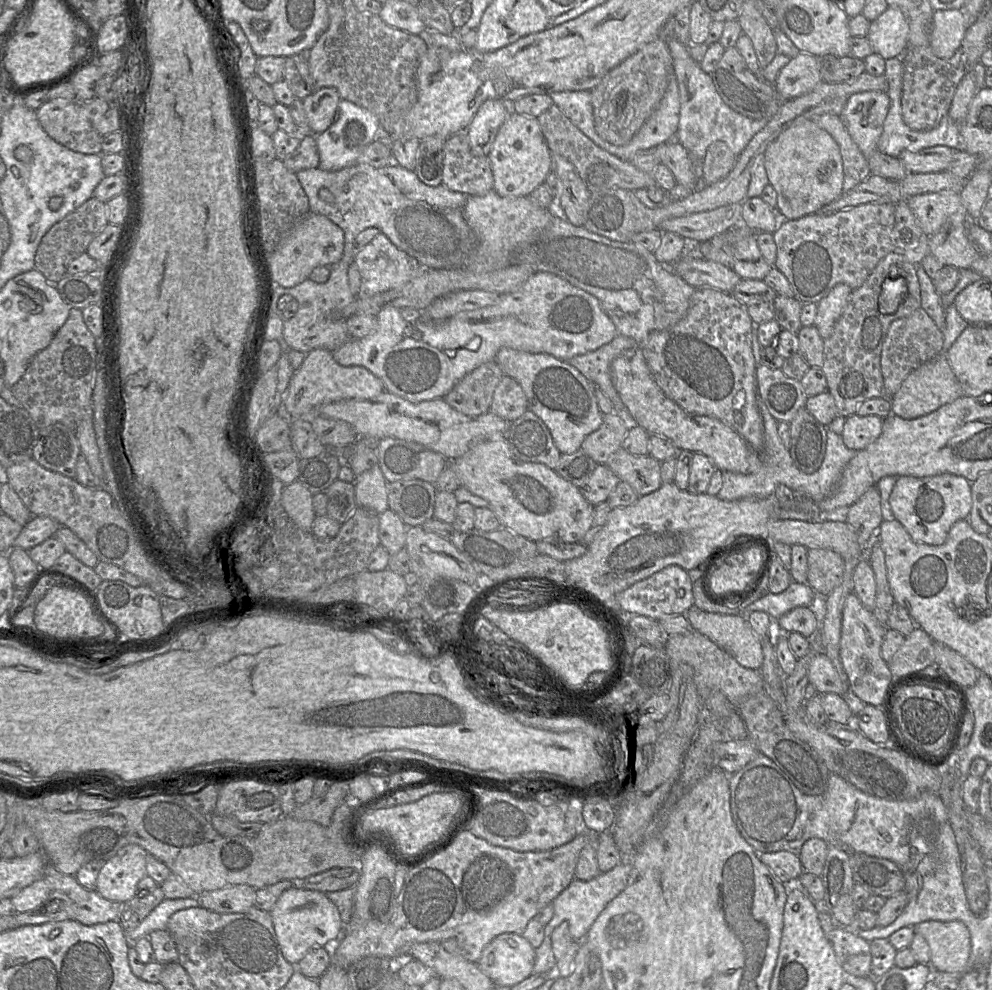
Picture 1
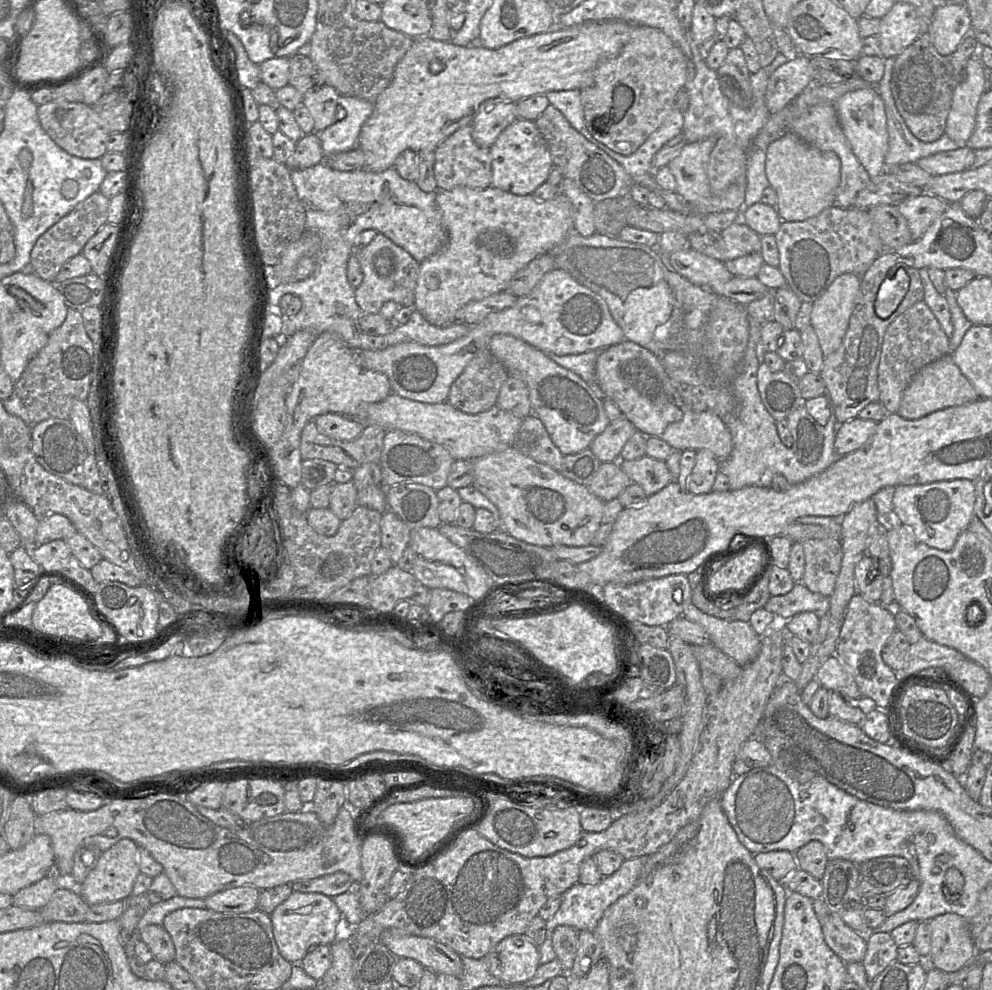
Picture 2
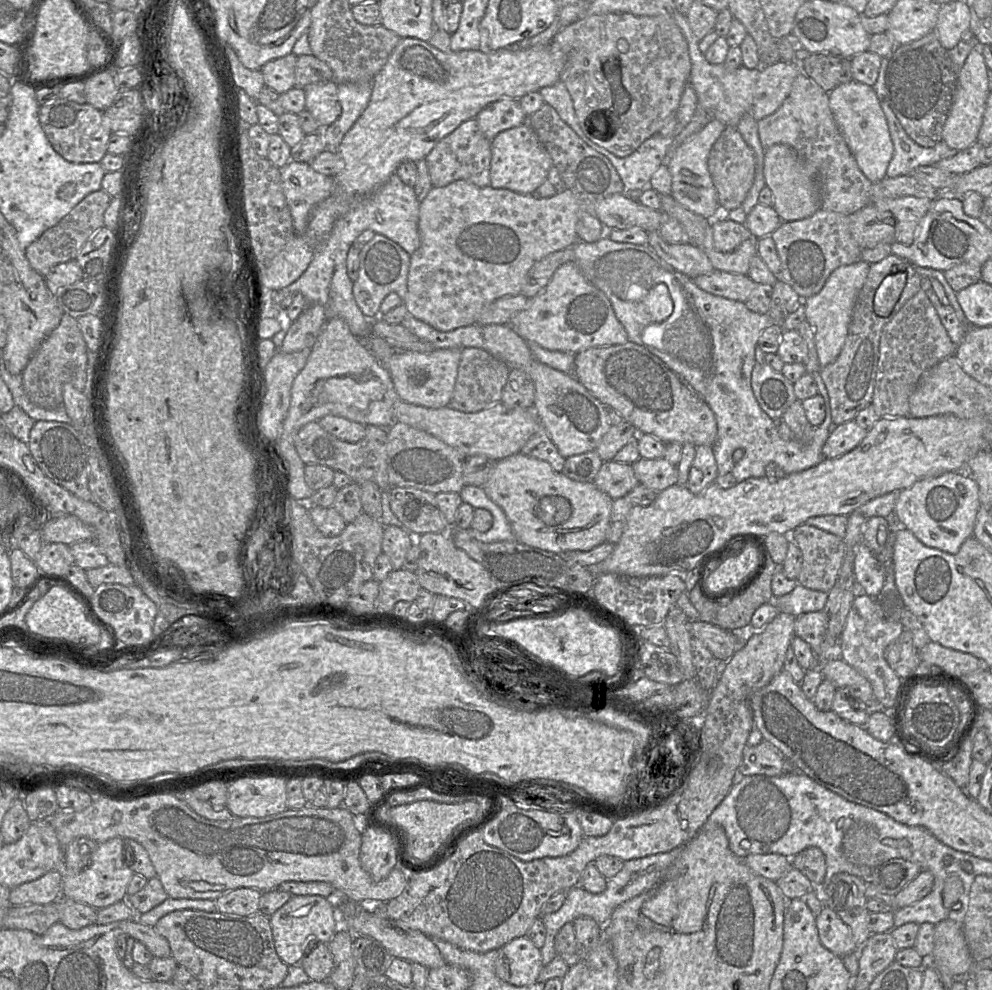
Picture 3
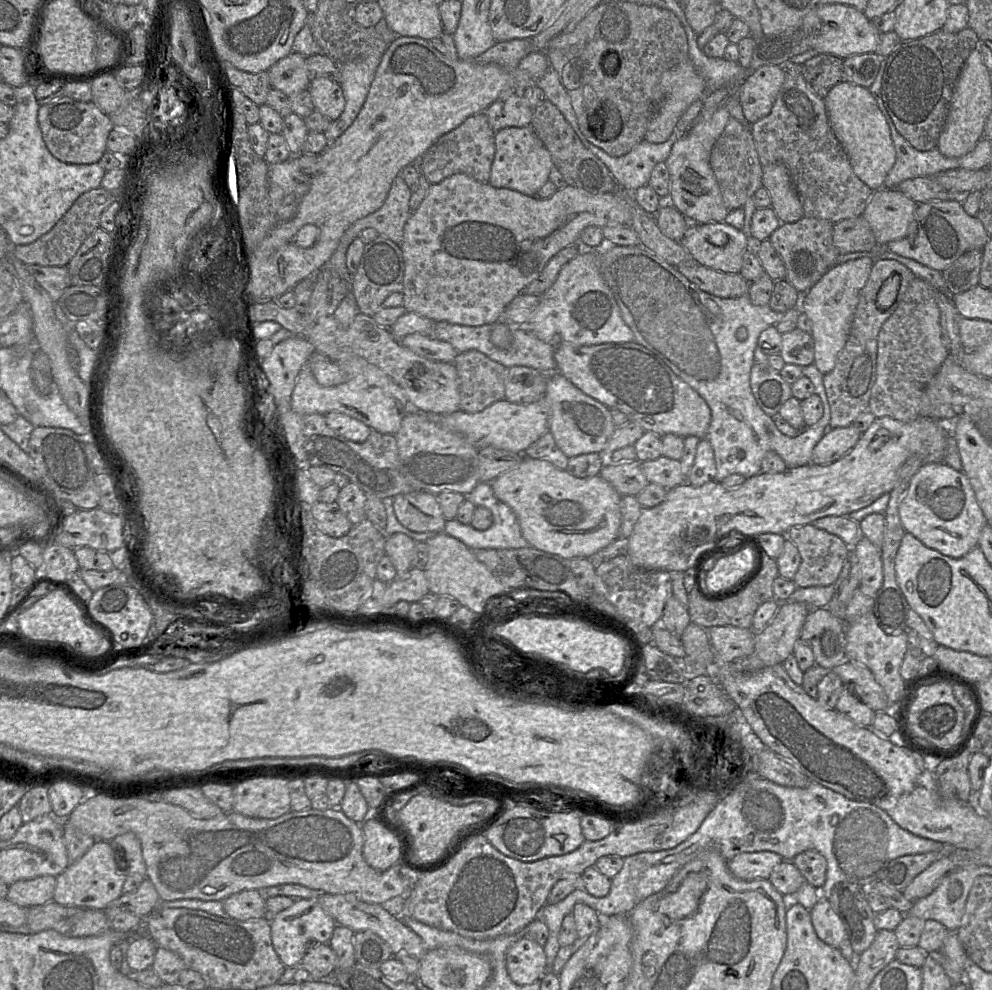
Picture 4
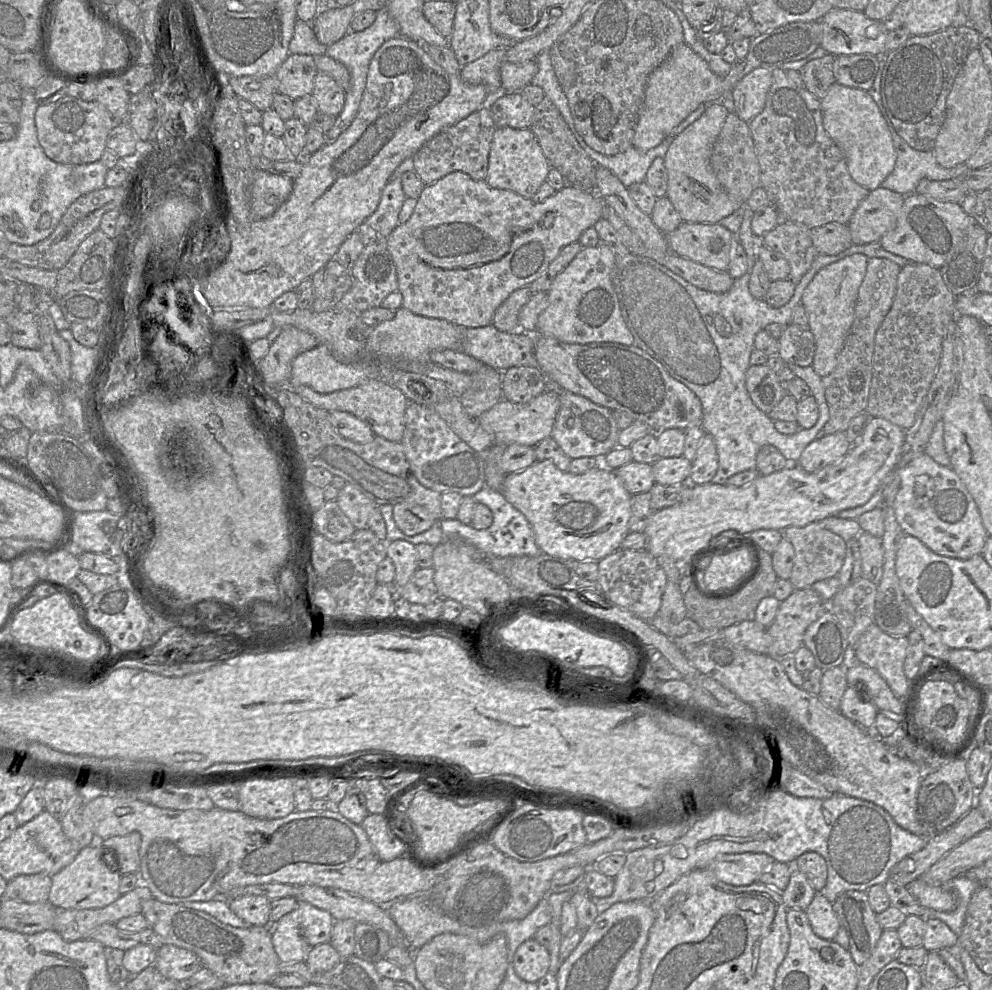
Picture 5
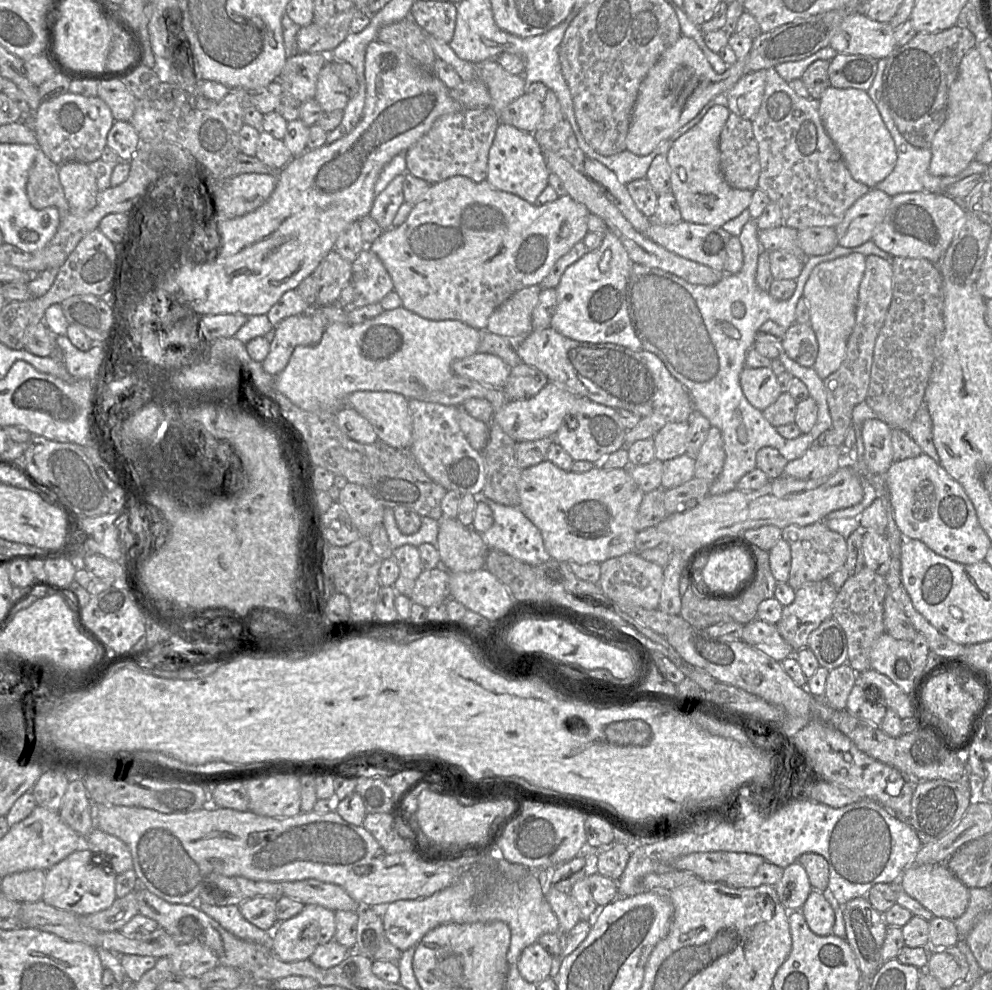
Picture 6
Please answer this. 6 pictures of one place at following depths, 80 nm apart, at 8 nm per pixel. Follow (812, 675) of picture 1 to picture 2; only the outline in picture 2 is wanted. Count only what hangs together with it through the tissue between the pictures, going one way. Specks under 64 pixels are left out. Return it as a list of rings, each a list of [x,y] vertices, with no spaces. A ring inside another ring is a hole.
[[[832,655],[822,664],[815,678],[821,687],[838,692],[843,697],[858,699],[861,692],[852,677],[836,655]]]

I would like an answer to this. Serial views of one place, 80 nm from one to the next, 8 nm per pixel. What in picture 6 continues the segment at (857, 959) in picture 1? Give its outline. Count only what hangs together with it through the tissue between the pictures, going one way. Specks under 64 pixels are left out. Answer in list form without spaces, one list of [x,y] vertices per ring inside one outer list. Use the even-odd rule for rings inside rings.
[[[812,889],[800,911],[813,933],[819,936],[832,933],[835,911],[822,892]]]

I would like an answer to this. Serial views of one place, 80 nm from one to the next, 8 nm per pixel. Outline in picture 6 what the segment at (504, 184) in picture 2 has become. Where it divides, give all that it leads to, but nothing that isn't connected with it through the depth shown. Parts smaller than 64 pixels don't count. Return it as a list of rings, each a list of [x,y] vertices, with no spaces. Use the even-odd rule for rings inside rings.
[[[499,123],[489,150],[486,181],[495,189],[509,192],[534,204],[548,185],[549,169],[533,133]]]

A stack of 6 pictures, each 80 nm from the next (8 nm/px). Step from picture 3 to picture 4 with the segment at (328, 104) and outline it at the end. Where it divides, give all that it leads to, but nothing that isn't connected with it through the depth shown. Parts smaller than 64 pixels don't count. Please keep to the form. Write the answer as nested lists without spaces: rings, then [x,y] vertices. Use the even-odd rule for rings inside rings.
[[[316,77],[311,79],[308,90],[314,110],[331,121],[341,115],[345,107],[345,98],[340,84],[326,77]]]

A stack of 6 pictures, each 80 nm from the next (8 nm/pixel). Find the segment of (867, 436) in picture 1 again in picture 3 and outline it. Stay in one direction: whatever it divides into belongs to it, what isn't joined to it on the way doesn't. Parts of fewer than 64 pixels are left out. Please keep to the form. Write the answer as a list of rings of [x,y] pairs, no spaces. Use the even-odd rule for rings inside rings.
[[[855,419],[838,425],[827,438],[822,448],[824,458],[840,457],[856,448],[868,431],[860,427]]]

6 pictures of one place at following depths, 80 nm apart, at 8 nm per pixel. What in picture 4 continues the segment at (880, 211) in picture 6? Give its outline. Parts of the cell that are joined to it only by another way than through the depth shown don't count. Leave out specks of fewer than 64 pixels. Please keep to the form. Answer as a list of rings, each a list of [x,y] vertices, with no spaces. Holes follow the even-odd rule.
[[[880,188],[873,192],[861,215],[869,224],[879,246],[904,238],[908,233],[909,224],[914,218],[917,203],[897,189]]]

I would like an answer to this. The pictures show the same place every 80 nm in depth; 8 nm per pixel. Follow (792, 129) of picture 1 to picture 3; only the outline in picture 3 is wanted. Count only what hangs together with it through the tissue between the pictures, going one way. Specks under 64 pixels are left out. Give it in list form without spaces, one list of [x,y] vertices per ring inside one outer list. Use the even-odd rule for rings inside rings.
[[[775,144],[764,152],[764,179],[773,194],[773,208],[784,222],[811,217],[820,209],[819,186],[810,170],[793,149],[784,144]]]

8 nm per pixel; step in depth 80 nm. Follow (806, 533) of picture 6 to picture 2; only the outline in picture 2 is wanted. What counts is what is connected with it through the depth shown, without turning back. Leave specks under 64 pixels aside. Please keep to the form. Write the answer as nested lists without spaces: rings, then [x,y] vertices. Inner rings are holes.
[[[833,538],[805,539],[801,544],[805,555],[801,582],[812,592],[829,598],[842,564],[841,541]]]

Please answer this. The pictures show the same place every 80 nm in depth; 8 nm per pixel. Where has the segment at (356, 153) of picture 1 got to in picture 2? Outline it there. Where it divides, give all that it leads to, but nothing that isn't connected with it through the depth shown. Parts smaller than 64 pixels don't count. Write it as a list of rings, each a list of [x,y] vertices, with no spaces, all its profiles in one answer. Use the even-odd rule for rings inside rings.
[[[339,96],[338,105],[344,110],[344,117],[318,133],[325,157],[357,148],[361,128],[372,114],[373,104],[365,99]]]

